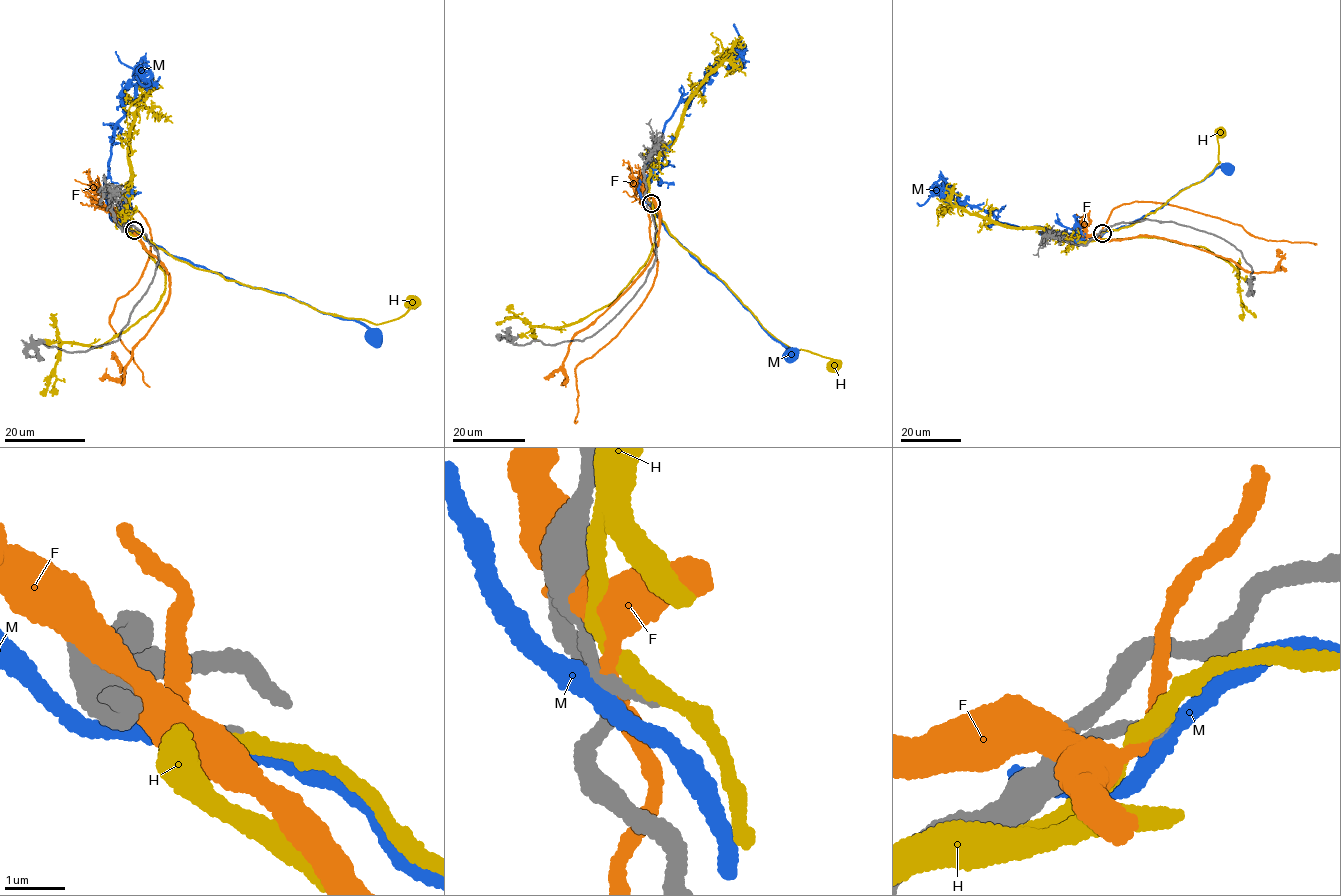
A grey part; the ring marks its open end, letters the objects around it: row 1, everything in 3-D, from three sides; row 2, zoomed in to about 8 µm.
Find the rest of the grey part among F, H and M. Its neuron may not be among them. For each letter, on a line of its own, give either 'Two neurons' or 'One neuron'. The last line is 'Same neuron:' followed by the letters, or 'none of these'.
F: Two neurons
H: Two neurons
M: Two neurons
Same neuron: none of these

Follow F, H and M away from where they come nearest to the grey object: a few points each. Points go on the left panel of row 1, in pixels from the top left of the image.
F: (129, 230), (121, 201), (145, 219), (152, 238), (142, 277), (118, 300), (109, 323), (149, 387)
H: (132, 231), (194, 267), (294, 299), (324, 313), (375, 324), (399, 318), (411, 300)
M: (129, 230), (169, 255), (222, 276), (295, 299), (324, 313), (361, 322), (370, 338), (375, 337)

